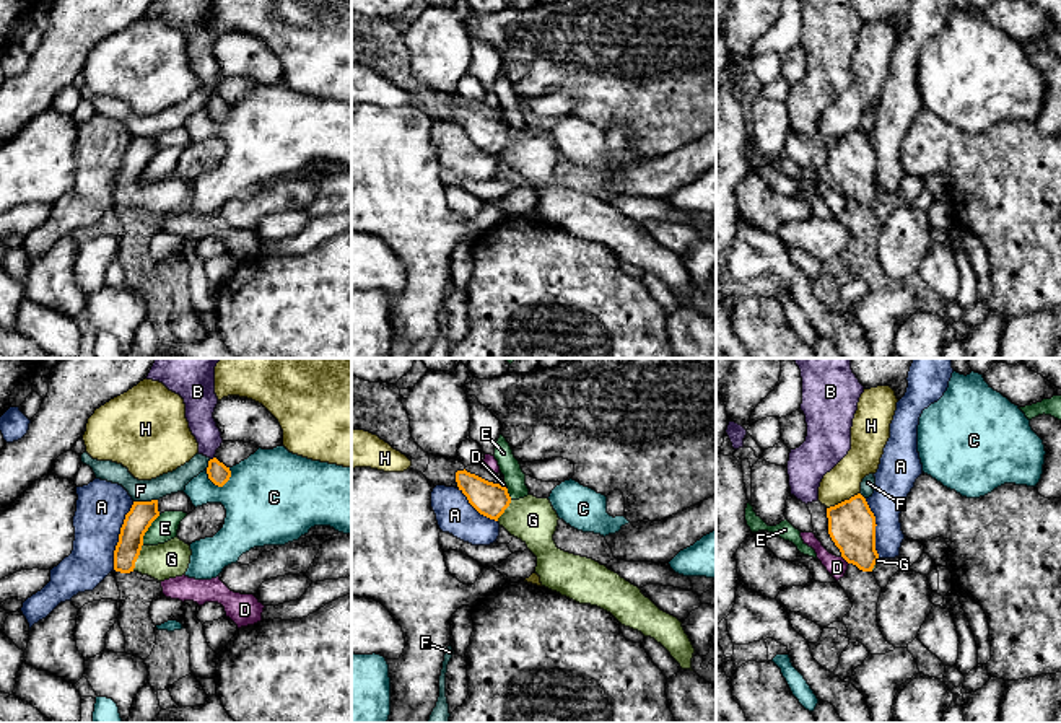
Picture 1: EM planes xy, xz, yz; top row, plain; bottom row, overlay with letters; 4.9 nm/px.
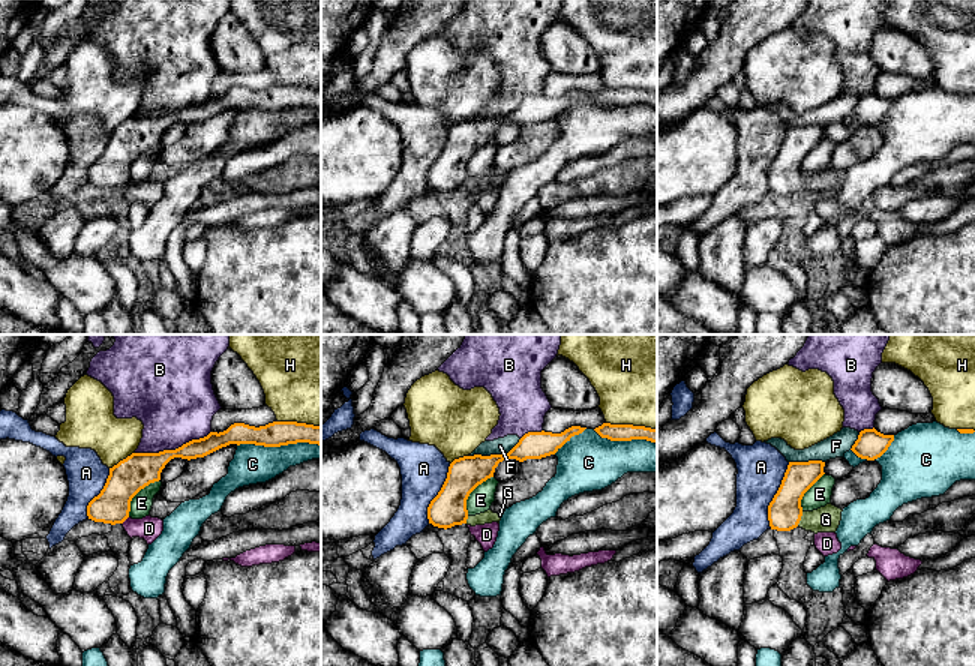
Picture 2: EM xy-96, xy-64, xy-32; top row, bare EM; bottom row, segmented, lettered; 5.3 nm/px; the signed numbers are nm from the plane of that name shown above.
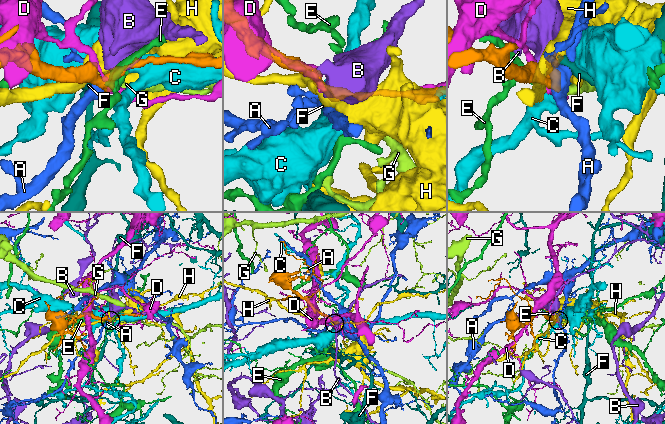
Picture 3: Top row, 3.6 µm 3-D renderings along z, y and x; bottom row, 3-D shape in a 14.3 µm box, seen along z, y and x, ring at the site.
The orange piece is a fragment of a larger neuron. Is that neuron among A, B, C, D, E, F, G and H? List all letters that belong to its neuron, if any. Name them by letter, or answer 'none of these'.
G

